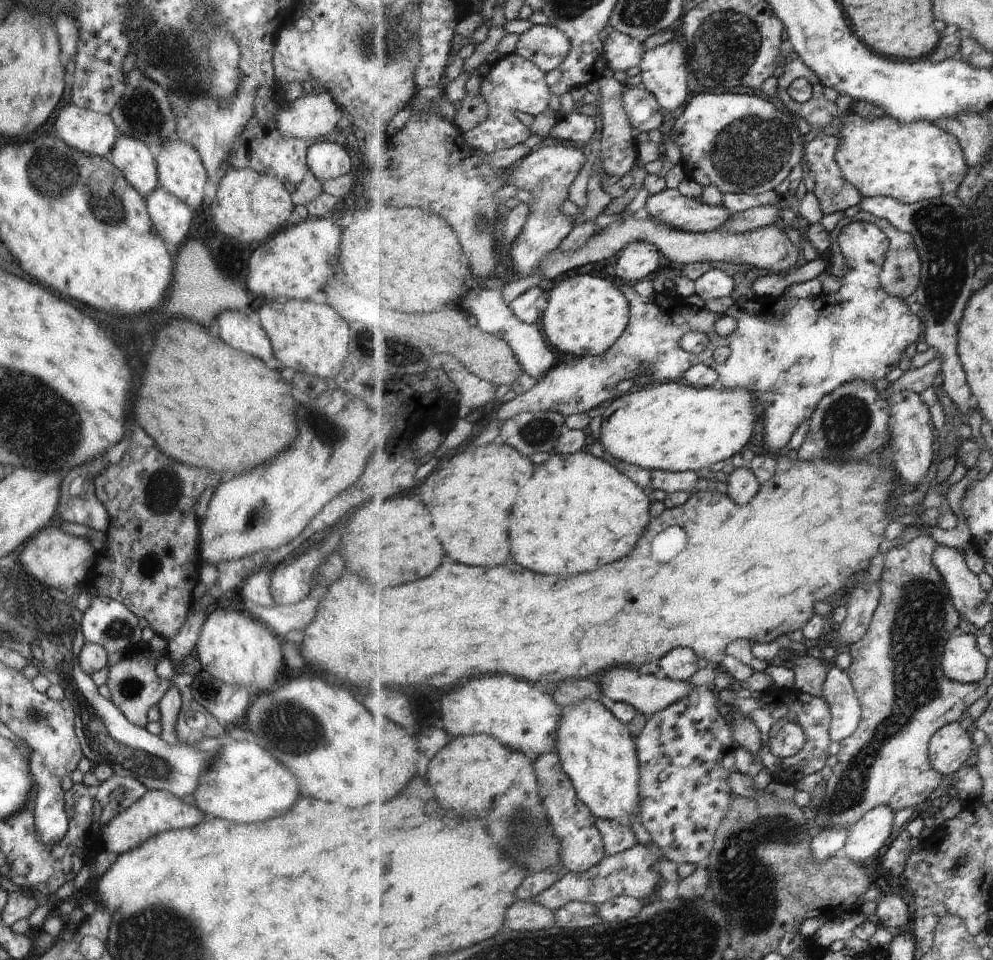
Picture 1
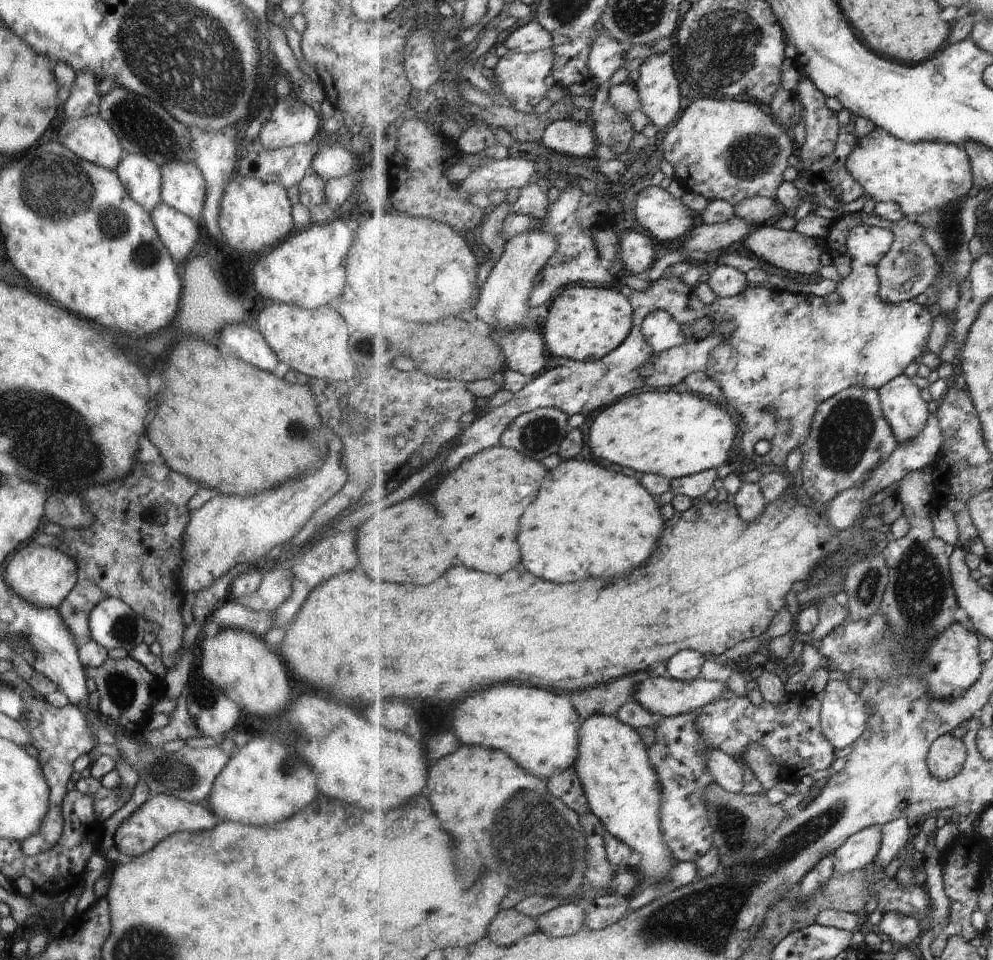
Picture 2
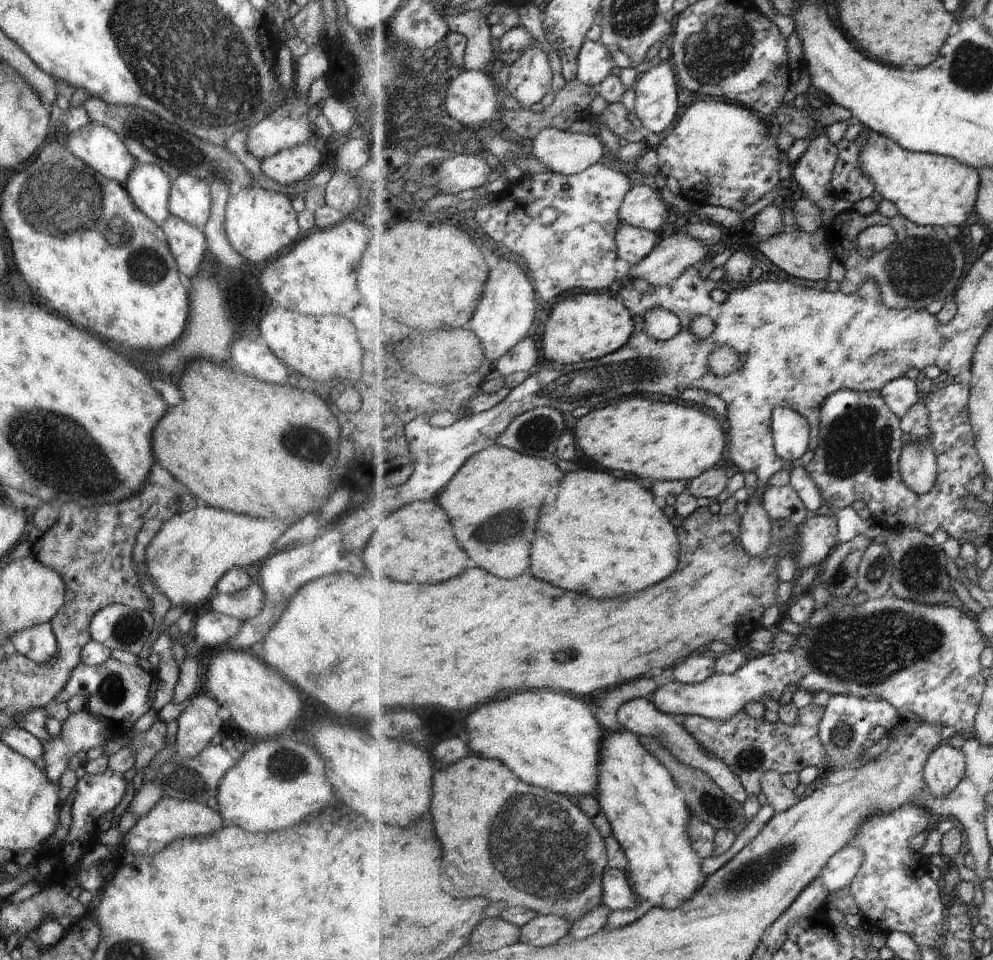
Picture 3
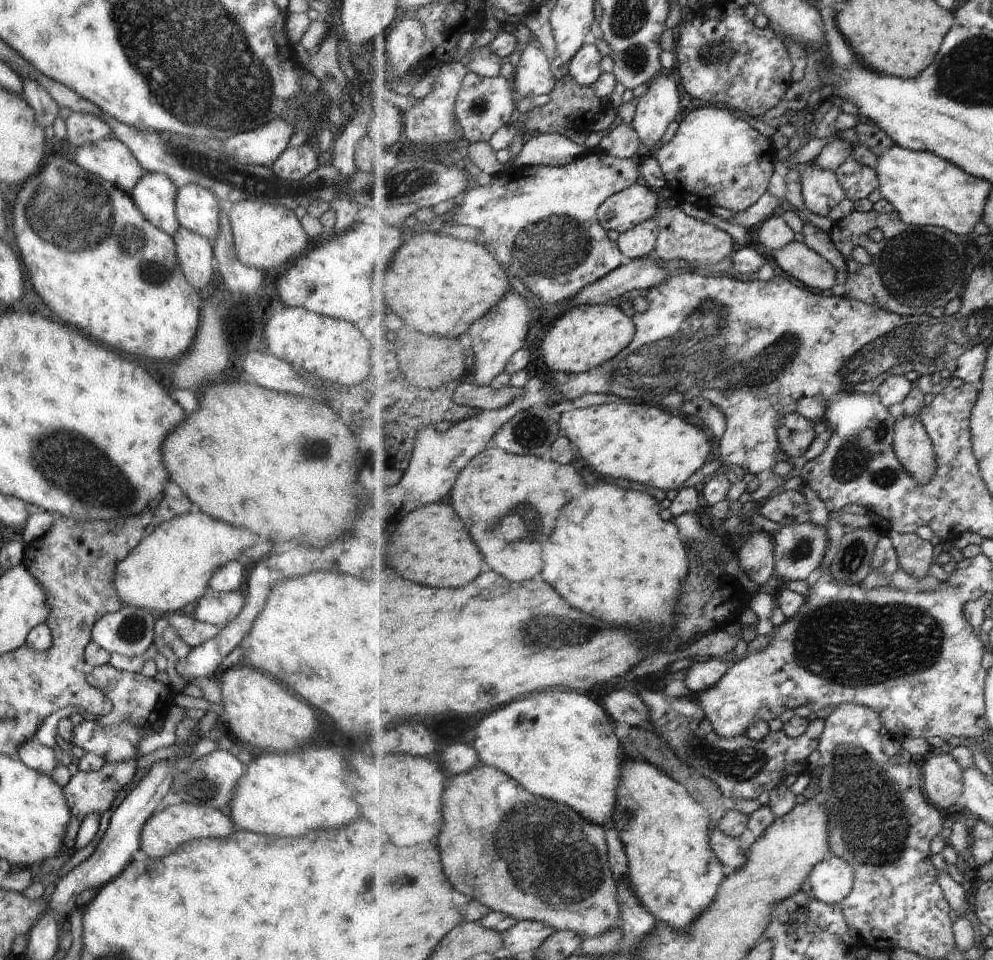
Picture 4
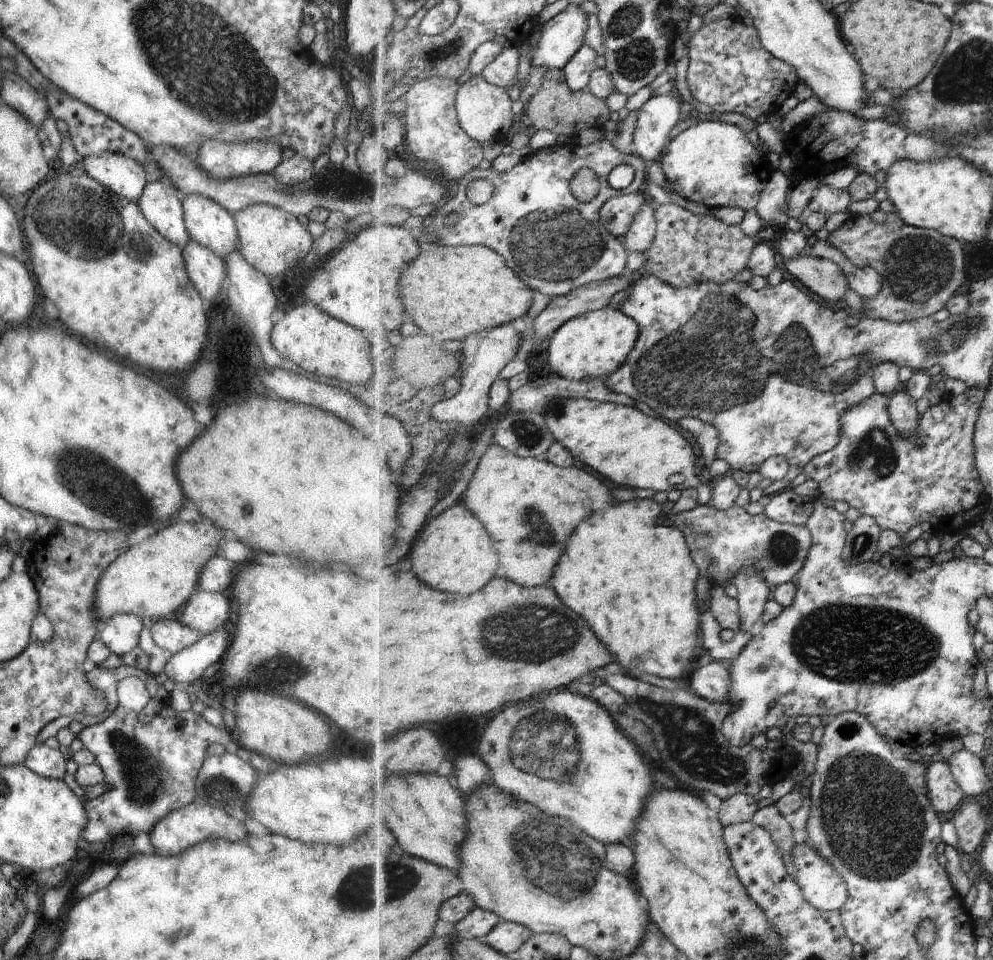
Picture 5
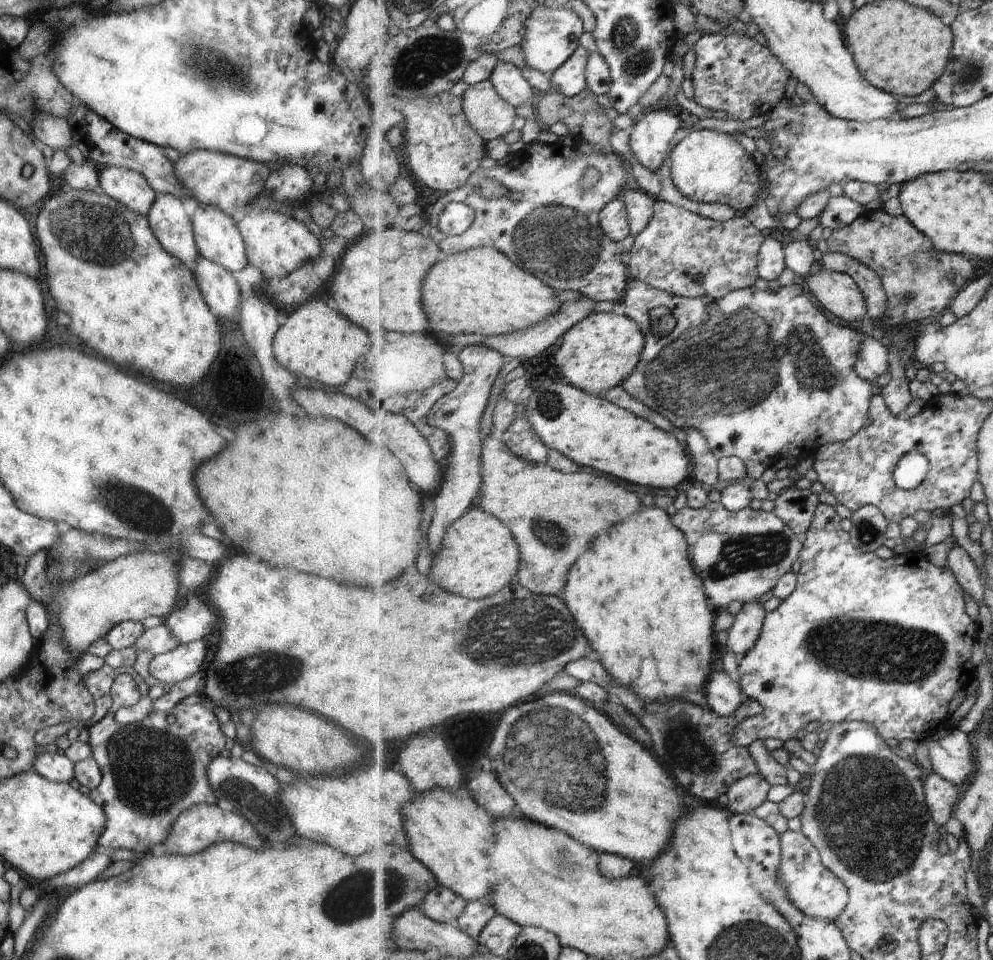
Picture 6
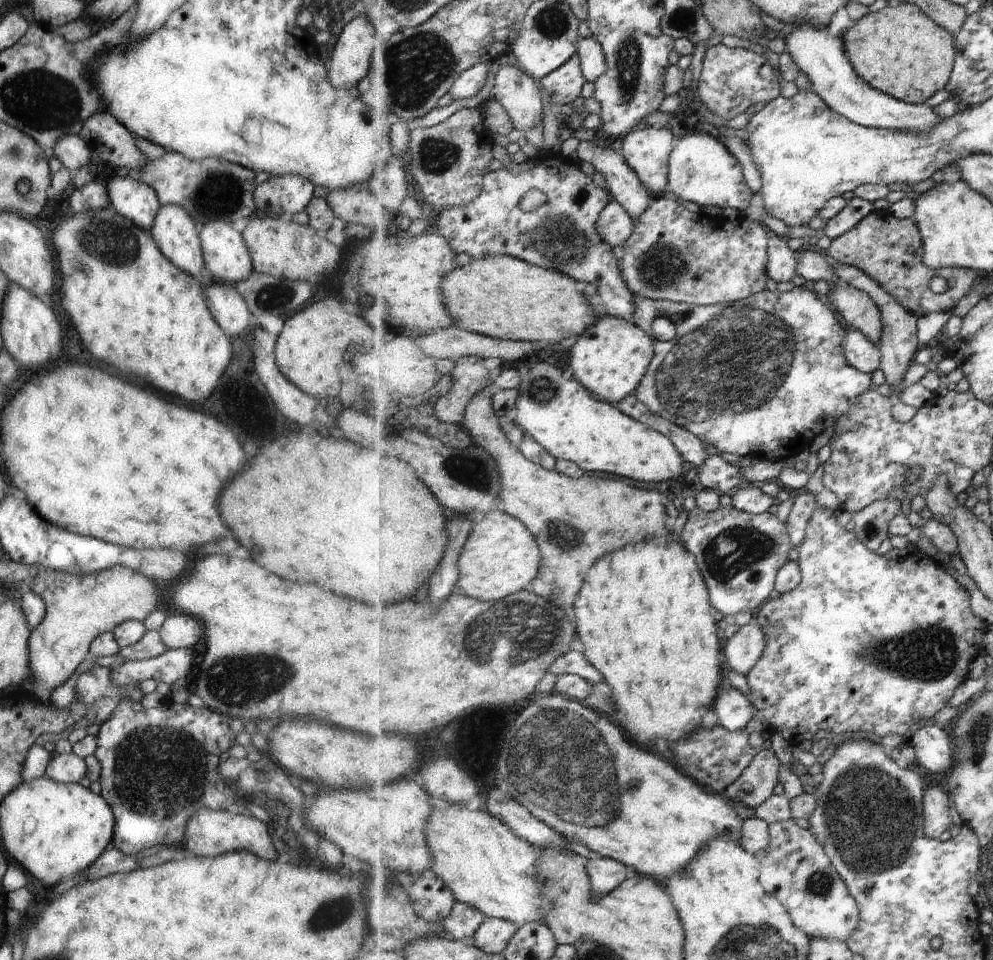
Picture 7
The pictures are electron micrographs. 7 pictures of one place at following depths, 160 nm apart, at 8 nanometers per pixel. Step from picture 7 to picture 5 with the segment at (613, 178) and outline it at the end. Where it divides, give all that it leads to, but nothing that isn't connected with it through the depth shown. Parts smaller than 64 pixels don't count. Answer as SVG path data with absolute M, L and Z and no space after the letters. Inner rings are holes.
M646 204L625 236L625 247L645 254L654 246L658 227L657 210Z

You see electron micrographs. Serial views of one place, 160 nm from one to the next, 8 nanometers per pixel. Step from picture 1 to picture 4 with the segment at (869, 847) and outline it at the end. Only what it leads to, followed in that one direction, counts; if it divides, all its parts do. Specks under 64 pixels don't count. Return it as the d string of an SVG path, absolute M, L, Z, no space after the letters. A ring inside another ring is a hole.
M836 855L818 864L809 878L812 895L828 904L842 903L848 898L856 879L854 865Z

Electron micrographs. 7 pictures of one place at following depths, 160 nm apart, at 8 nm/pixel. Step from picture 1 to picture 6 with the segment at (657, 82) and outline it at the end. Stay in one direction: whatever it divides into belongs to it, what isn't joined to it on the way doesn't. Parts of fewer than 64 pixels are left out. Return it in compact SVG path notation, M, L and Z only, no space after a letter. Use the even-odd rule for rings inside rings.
M668 105L653 108L646 111L634 125L635 129L630 135L632 152L642 164L660 173L673 140L682 128L680 115Z

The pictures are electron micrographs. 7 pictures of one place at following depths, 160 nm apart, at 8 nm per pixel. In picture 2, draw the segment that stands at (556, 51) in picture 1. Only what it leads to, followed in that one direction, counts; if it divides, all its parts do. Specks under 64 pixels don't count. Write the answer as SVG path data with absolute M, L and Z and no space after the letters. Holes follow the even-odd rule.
M534 20L512 33L505 40L504 45L515 53L539 52L546 48L553 48L554 38L539 21Z

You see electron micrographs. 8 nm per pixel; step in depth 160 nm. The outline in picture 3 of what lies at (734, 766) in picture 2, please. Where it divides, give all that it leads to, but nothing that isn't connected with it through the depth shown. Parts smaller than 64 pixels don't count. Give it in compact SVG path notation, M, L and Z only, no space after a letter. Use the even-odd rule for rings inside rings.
M644 697L626 702L626 704L620 708L620 712L618 712L618 720L620 720L620 723L628 731L634 732L638 736L644 735L658 738L660 743L664 744L664 747L668 748L678 760L684 762L684 764L708 772L729 796L732 796L734 800L738 800L738 803L746 805L748 800L750 800L750 794L744 787L744 784L742 784L742 780L732 772L732 768L730 768L722 758L708 754L708 752L702 748L702 744L700 744L688 730L685 730L684 725L680 724L674 717L674 715L667 714L660 710L656 704L653 704L650 700L646 700Z

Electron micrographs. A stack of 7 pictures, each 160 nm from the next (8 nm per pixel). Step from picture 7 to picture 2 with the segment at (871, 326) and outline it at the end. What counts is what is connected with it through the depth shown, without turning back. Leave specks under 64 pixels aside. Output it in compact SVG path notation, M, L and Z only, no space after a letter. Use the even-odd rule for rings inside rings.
M770 224L768 226L760 226L759 229L744 240L744 244L754 256L758 256L771 265L790 271L791 273L812 275L820 272L822 266L824 266L824 262L822 262L824 252L822 252L822 248L820 248L820 244L818 243L819 239L804 236L804 234L796 230L789 232L780 230L774 224Z

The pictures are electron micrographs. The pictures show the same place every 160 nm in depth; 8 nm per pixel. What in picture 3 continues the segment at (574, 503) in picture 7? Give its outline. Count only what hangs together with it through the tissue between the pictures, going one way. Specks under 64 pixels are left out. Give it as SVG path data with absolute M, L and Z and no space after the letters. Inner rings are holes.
M497 445L474 456L439 496L441 506L446 508L452 520L450 536L458 540L458 544L468 552L472 562L476 562L480 568L486 568L500 578L518 578L532 566L532 540L540 522L540 510L546 506L550 490L564 480L564 472L548 460L550 459L521 454Z

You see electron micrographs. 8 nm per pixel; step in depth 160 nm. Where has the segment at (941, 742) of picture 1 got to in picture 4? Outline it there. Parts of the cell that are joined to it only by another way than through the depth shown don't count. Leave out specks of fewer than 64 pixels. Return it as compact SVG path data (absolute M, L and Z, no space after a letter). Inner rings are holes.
M938 753L922 767L927 794L939 807L963 802L965 768L954 753Z

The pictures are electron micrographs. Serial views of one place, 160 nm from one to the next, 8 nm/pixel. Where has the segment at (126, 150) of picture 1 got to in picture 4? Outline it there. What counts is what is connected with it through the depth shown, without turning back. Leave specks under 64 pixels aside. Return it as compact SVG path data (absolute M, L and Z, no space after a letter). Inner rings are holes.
M151 172L142 175L129 194L146 220L173 235L180 227L175 209L177 189L166 174Z

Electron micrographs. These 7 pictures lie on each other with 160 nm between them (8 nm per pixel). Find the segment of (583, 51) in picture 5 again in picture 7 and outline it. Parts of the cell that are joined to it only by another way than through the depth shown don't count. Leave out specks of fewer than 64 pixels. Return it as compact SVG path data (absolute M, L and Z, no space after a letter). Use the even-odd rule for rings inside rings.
M579 54L571 58L564 66L540 80L551 100L563 105L572 105L586 86L586 77Z

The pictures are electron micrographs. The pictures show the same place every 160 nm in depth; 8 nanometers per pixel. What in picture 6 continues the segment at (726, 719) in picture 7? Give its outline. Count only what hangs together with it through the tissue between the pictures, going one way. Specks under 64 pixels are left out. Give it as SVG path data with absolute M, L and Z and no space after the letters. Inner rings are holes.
M726 670L714 671L704 686L707 700L720 716L729 717L744 702L744 691L740 682L734 680Z

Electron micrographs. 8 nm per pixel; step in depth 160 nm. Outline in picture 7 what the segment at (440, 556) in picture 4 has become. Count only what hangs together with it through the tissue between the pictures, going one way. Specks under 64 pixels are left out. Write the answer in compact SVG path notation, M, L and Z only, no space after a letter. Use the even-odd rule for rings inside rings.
M503 510L489 512L475 520L475 526L465 544L460 557L459 587L469 597L476 597L483 601L497 601L508 595L516 594L526 588L531 590L533 580L540 572L542 549L533 532L519 518L505 513Z

